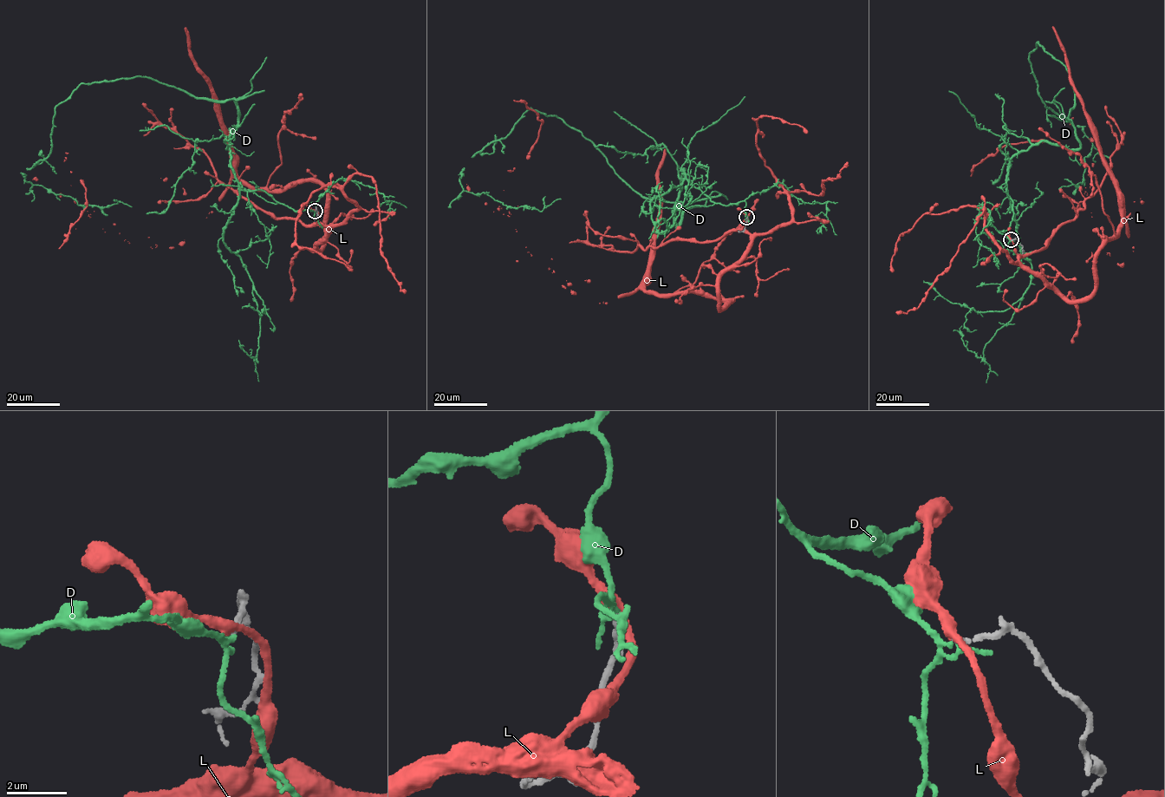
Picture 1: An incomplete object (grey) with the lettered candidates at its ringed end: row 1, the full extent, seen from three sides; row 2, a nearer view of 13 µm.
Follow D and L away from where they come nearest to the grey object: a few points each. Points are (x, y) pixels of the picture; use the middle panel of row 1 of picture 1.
D: (746, 217), (684, 168), (677, 227), (677, 204), (530, 107), (461, 172), (504, 205), (561, 199)
L: (747, 217), (747, 251), (722, 275), (721, 309), (732, 298), (649, 291), (647, 278)

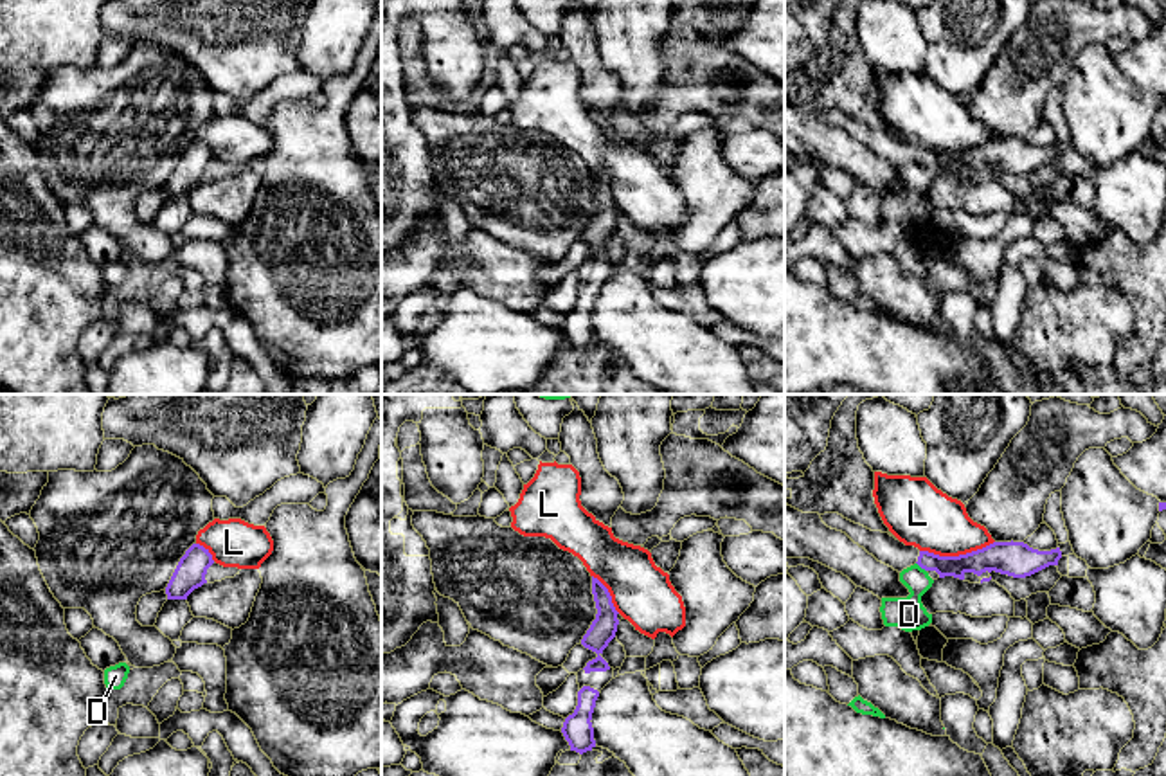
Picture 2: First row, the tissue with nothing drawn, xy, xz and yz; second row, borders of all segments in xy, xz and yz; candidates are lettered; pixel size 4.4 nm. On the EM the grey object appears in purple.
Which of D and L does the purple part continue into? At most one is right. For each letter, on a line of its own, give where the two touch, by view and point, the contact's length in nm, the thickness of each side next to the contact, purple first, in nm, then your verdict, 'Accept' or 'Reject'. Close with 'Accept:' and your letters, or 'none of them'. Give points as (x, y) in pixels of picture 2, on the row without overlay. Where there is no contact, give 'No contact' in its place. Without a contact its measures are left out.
D: Touches purple at yz (922, 164). Shared border 60 nm. Thickness 110 nm (purple) against 150 nm. Reject
L: Touches purple at yz (956, 153). Shared border 340 nm. Thickness 150 nm (purple) against 280 nm. Reject
Accept: none of them

